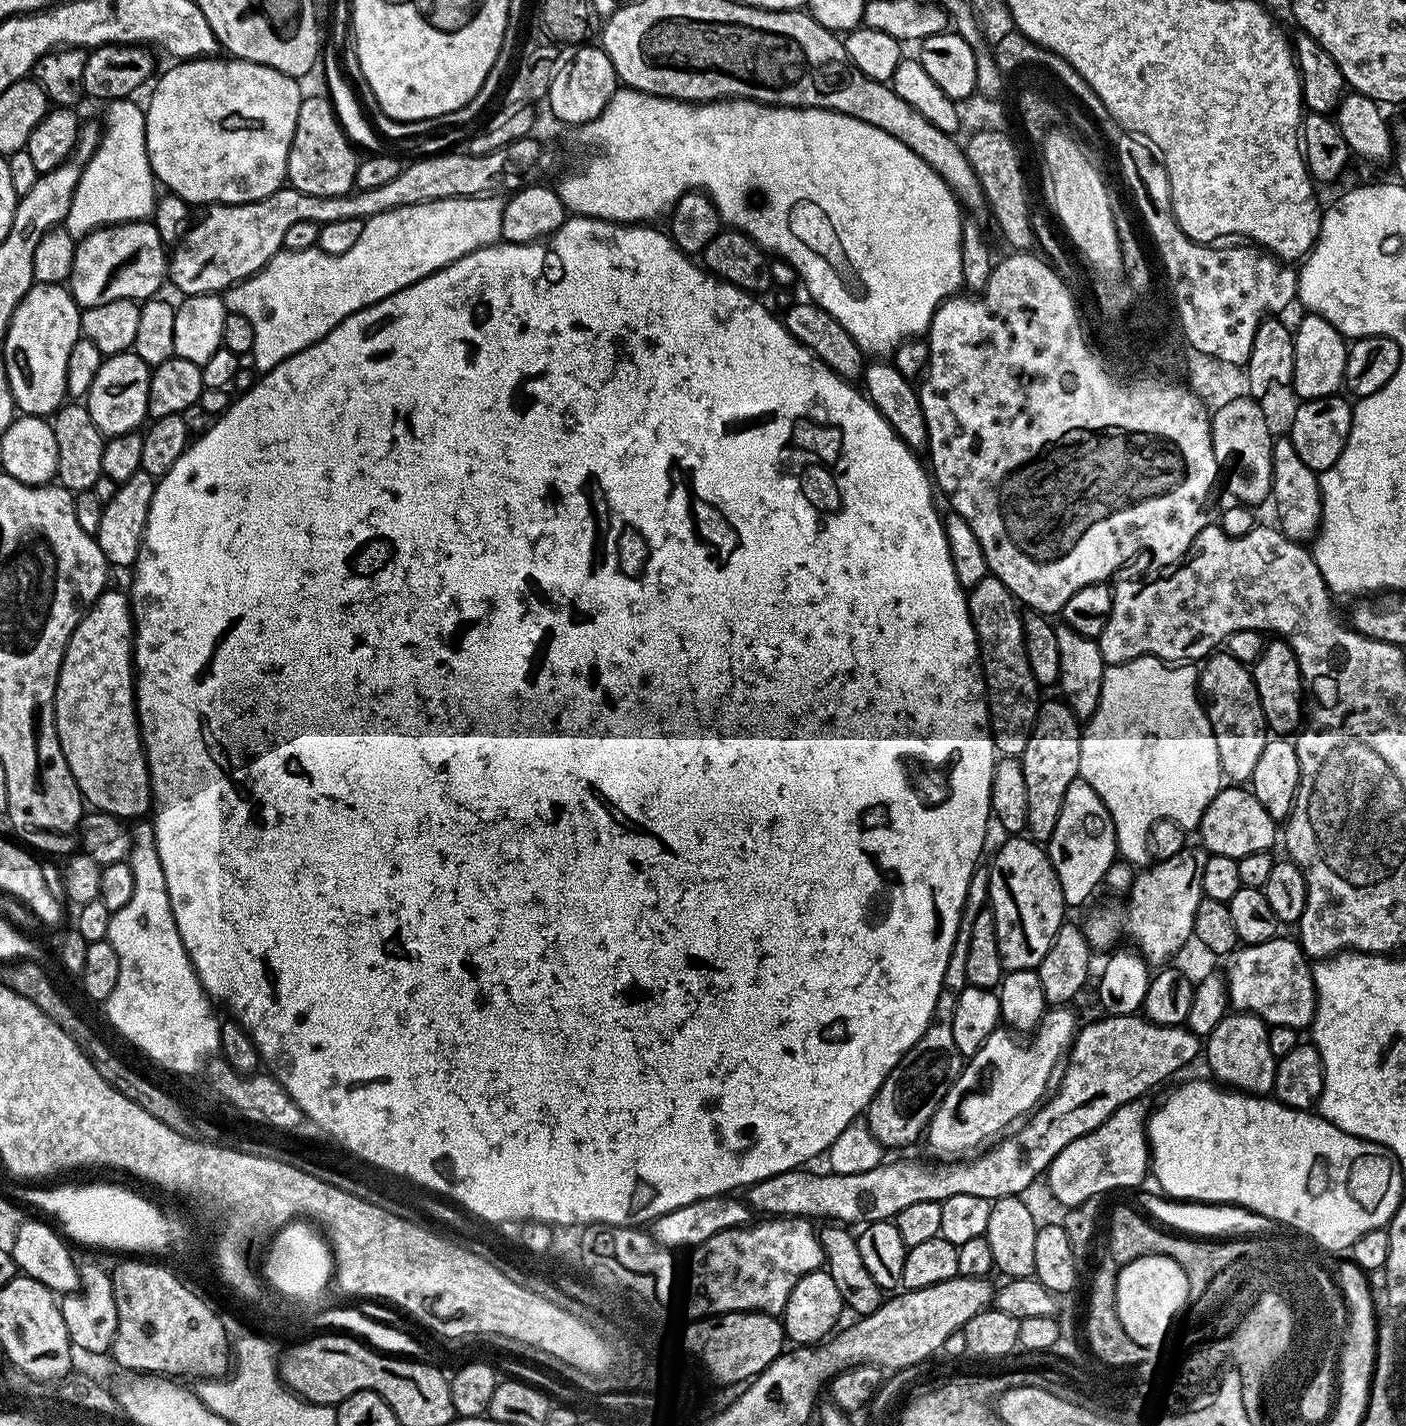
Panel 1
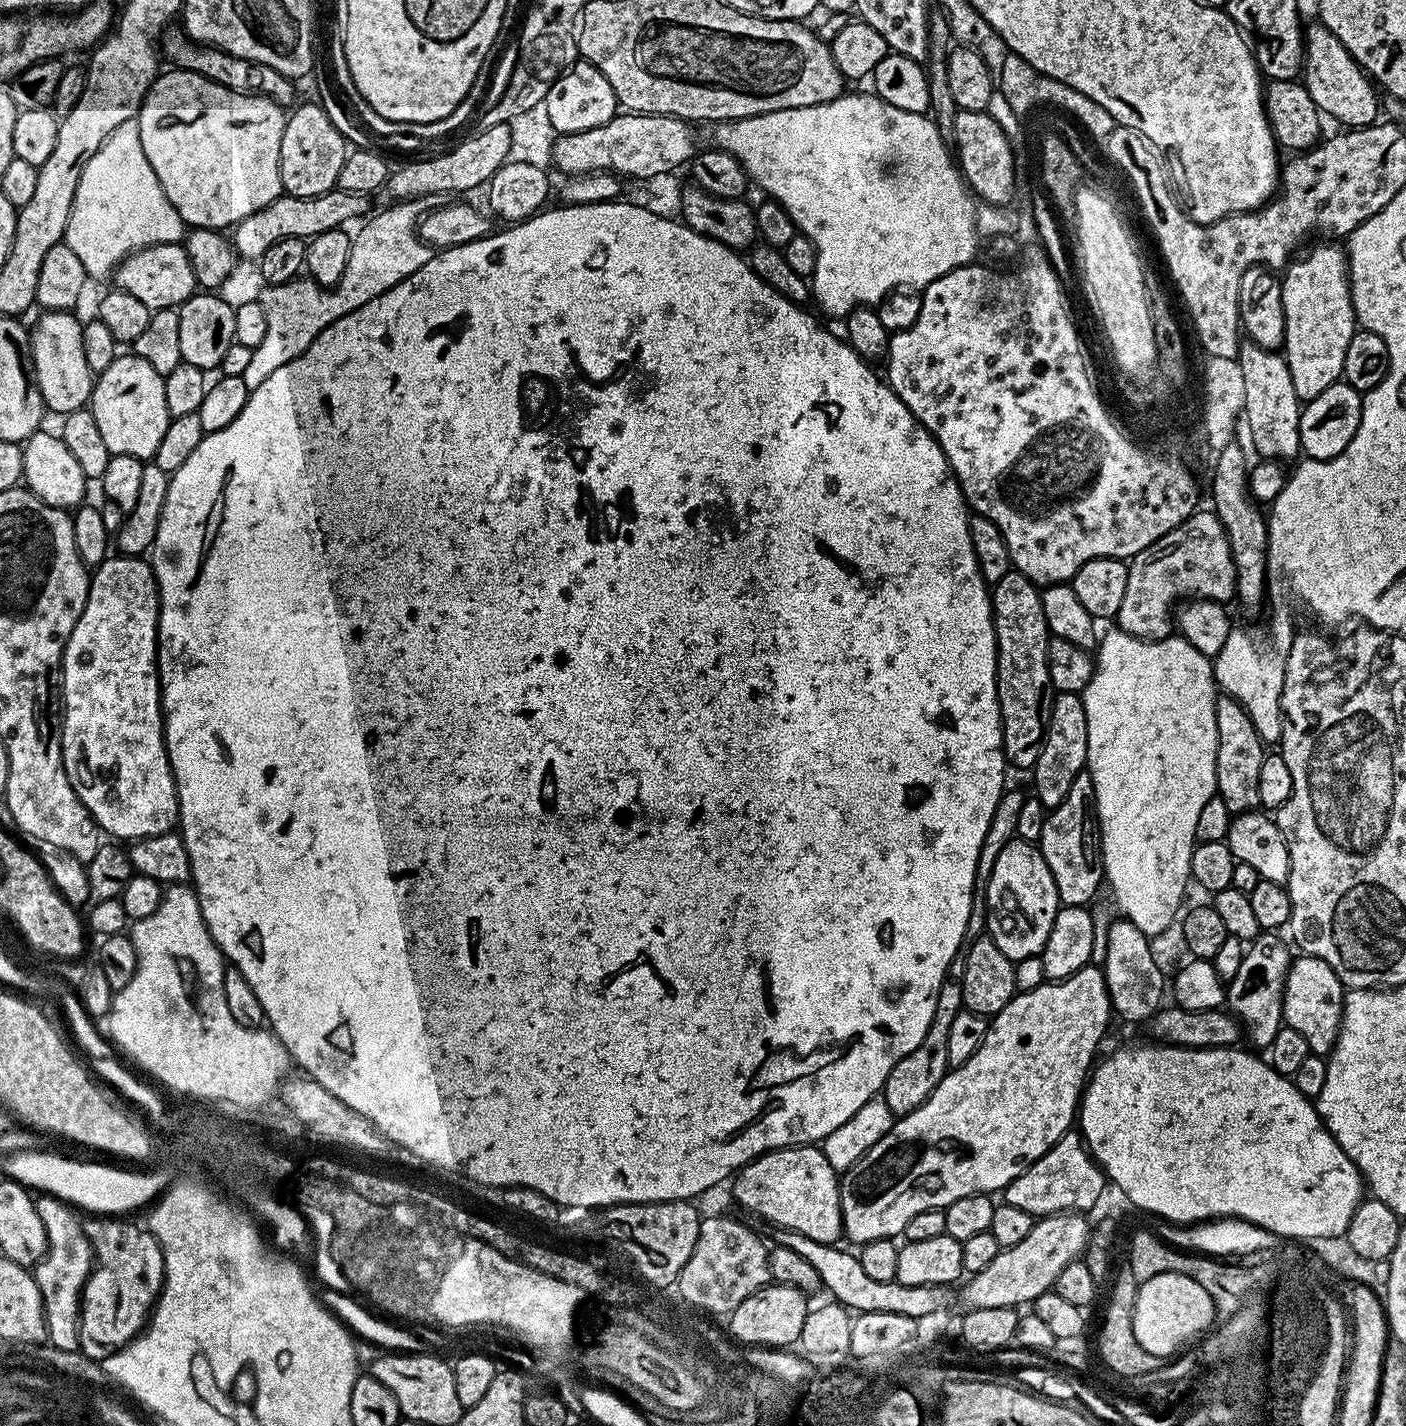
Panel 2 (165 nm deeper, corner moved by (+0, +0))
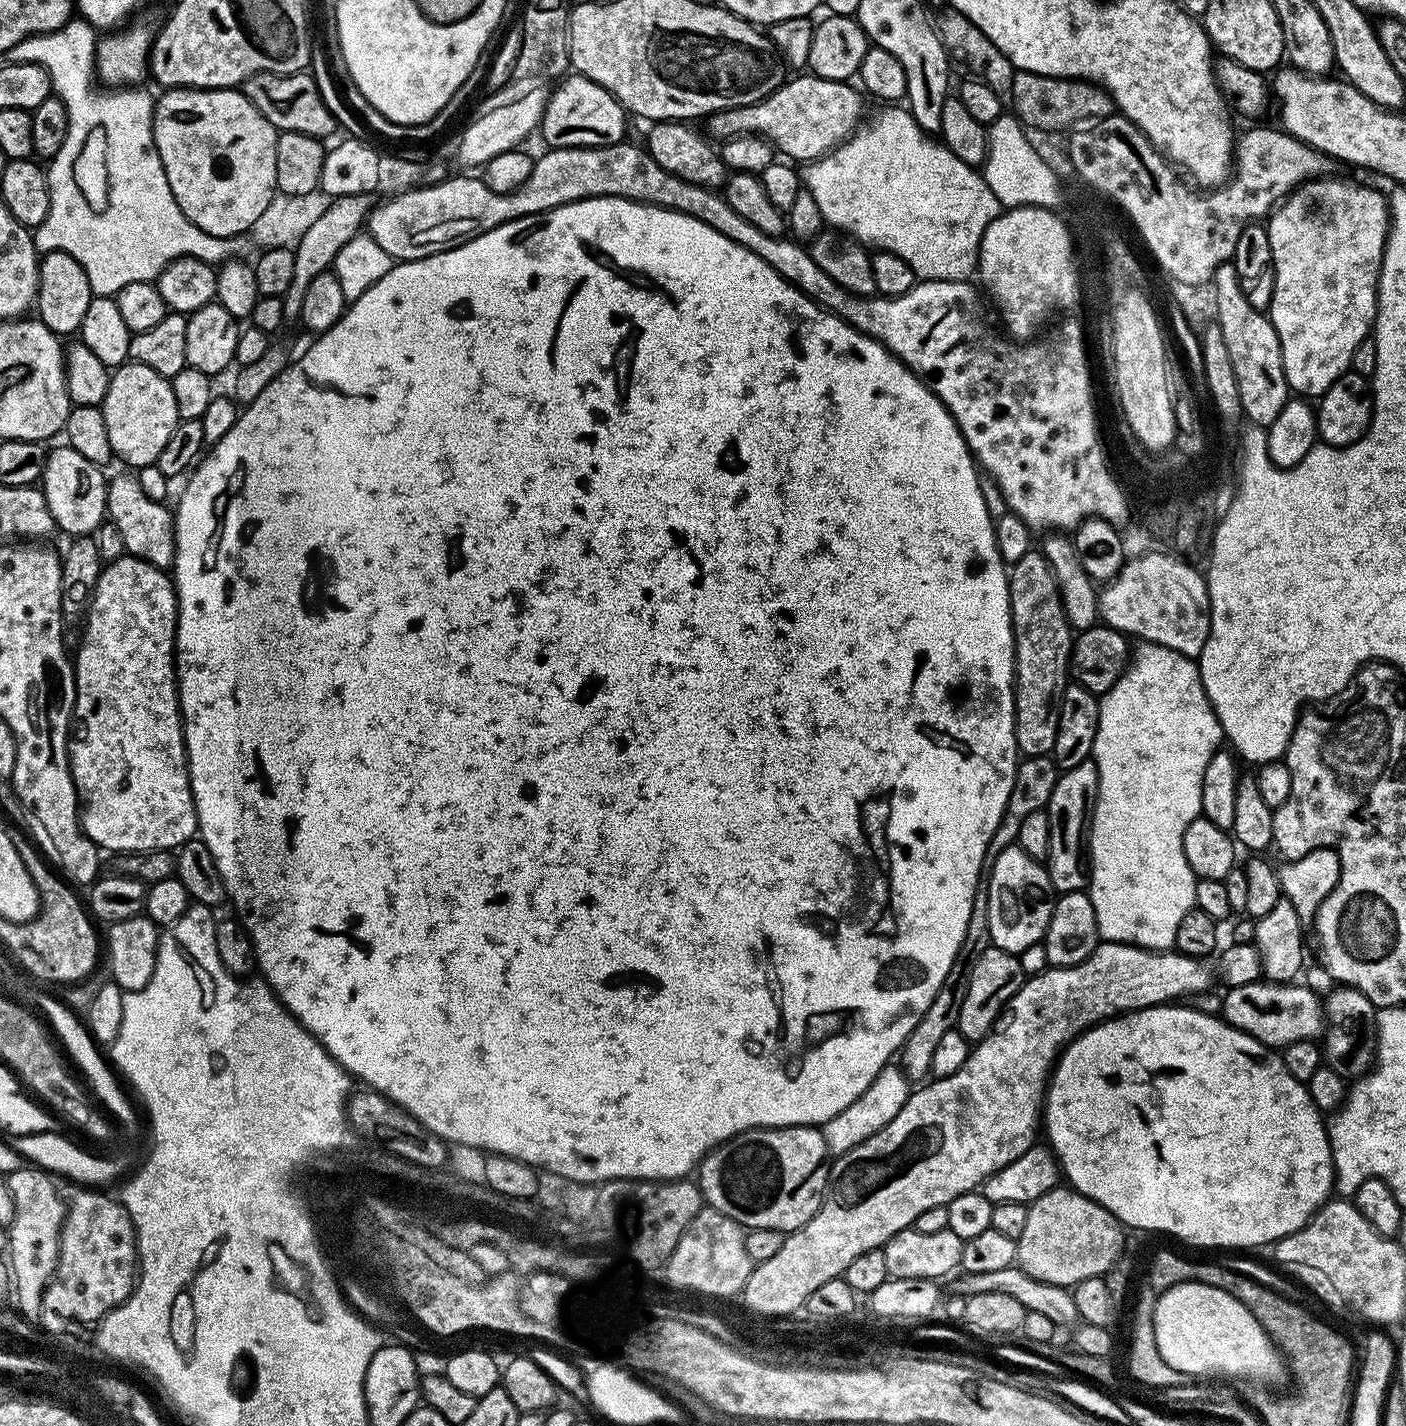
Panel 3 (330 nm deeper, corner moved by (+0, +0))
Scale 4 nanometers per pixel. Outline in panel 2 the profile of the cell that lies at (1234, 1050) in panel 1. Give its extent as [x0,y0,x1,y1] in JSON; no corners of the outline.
[1226,934,1294,1050]

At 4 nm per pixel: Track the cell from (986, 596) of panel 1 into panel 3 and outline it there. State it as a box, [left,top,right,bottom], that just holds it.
[1008,551,1074,756]

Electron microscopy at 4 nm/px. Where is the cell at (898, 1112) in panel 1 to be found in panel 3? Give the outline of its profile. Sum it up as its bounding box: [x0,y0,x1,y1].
[898,755,1061,1082]

